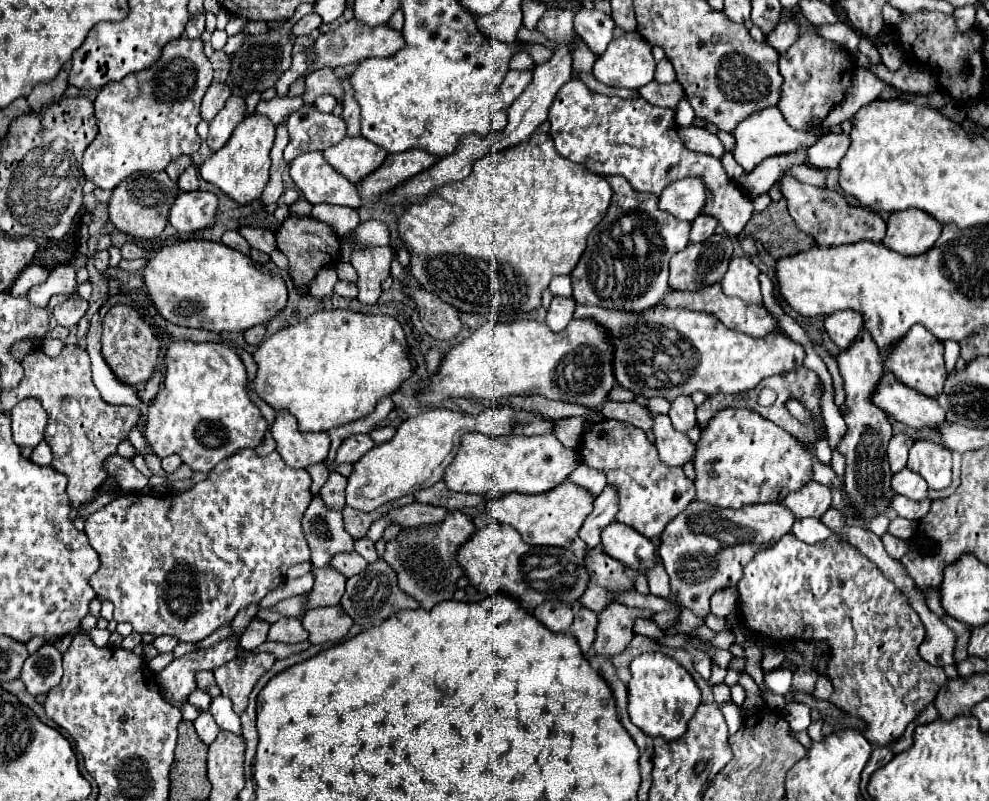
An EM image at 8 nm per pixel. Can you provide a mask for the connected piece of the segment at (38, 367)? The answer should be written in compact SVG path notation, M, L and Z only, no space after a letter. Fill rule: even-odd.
M78 349L78 367L66 367L64 359L52 359L44 351L32 351L22 359L24 379L14 391L2 395L2 409L12 411L12 407L26 399L38 399L48 411L48 425L44 431L44 441L50 445L54 461L52 467L68 477L68 495L72 507L94 497L96 489L106 479L102 463L108 455L116 453L118 443L128 437L128 431L138 425L144 409L118 407L106 403L96 385L92 383L90 359L84 349ZM86 385L86 393L80 393L78 387Z

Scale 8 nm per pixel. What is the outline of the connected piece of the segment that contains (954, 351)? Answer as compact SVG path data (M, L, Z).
M948 341L948 343L944 343L944 361L946 361L946 369L948 371L952 371L954 369L954 365L956 365L956 361L958 361L958 353L960 353L960 345L958 343L952 343L952 341Z

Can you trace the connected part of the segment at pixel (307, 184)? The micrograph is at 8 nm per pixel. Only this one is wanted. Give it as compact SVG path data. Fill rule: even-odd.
M318 151L294 159L290 163L290 177L302 191L304 199L312 205L332 203L348 205L354 209L362 205L354 185L346 181L346 177L342 177L338 171L334 171Z

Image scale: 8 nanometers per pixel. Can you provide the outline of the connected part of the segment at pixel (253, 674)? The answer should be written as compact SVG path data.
M258 653L244 659L232 659L214 669L216 685L220 687L222 695L232 701L236 715L244 713L254 685L274 665L274 661L276 659L272 653Z

